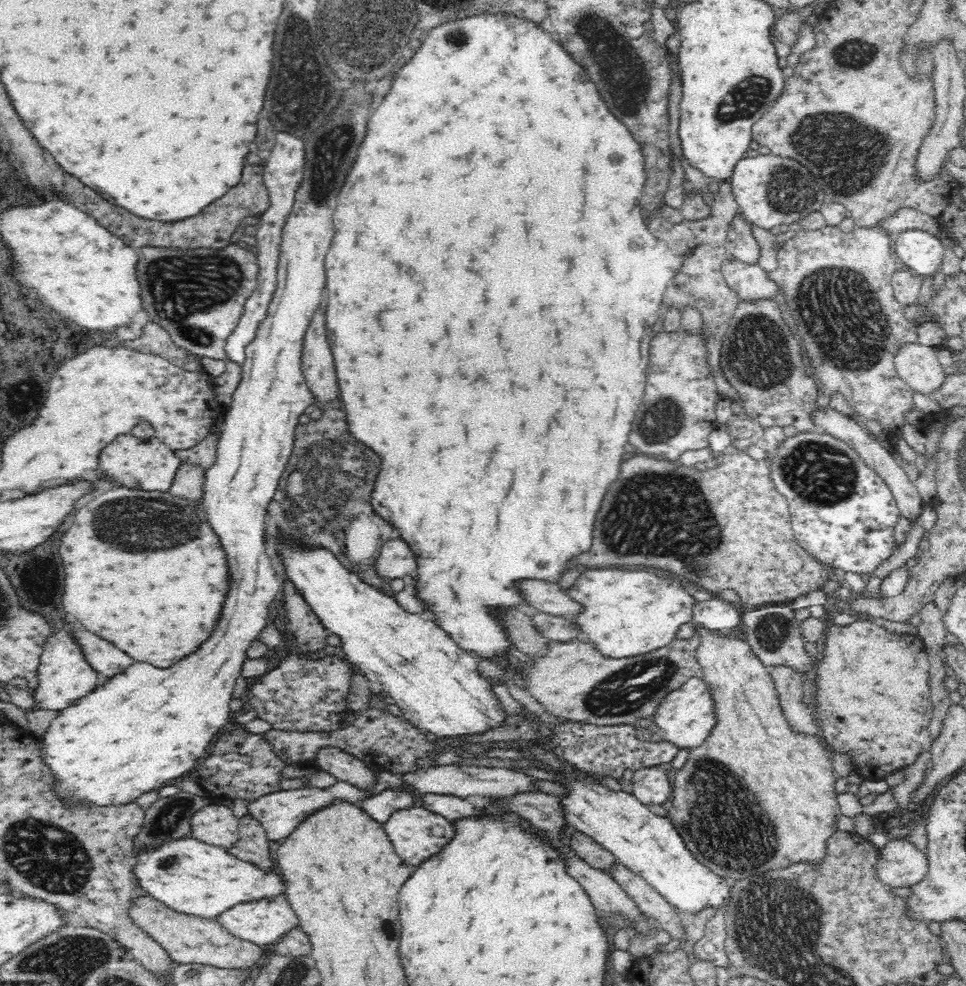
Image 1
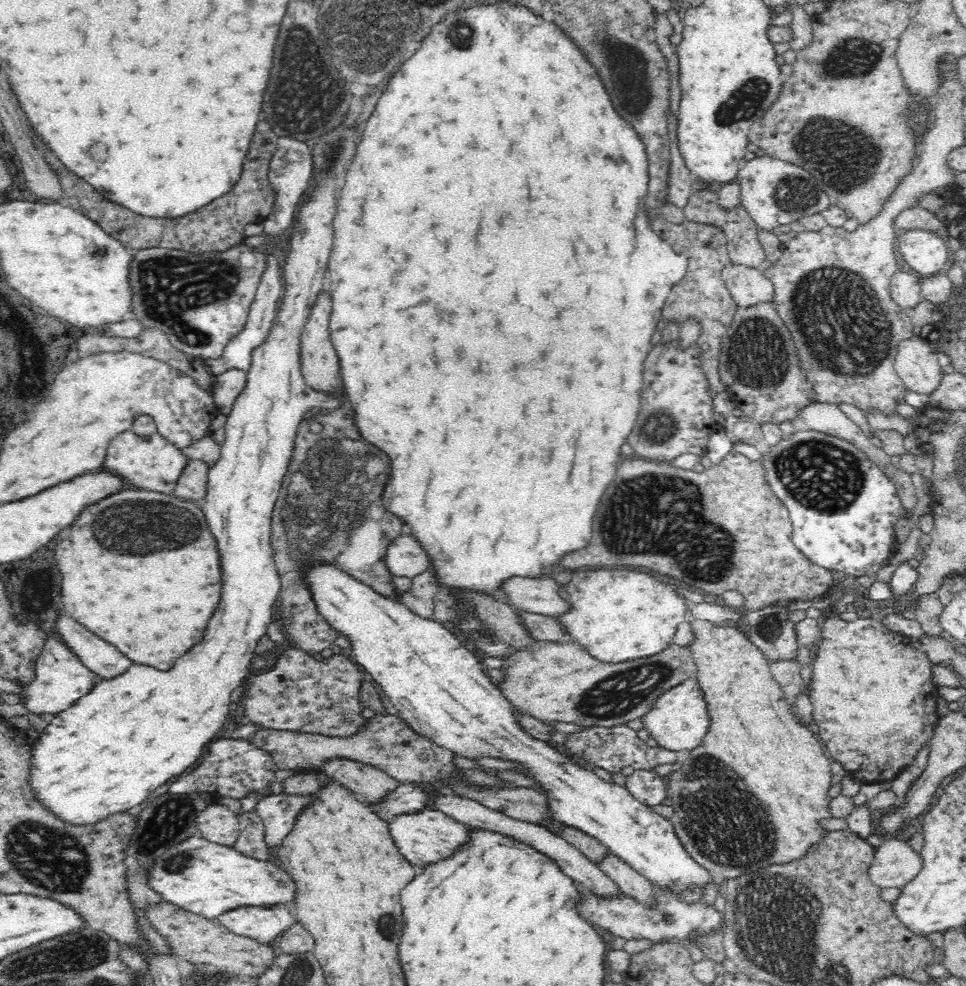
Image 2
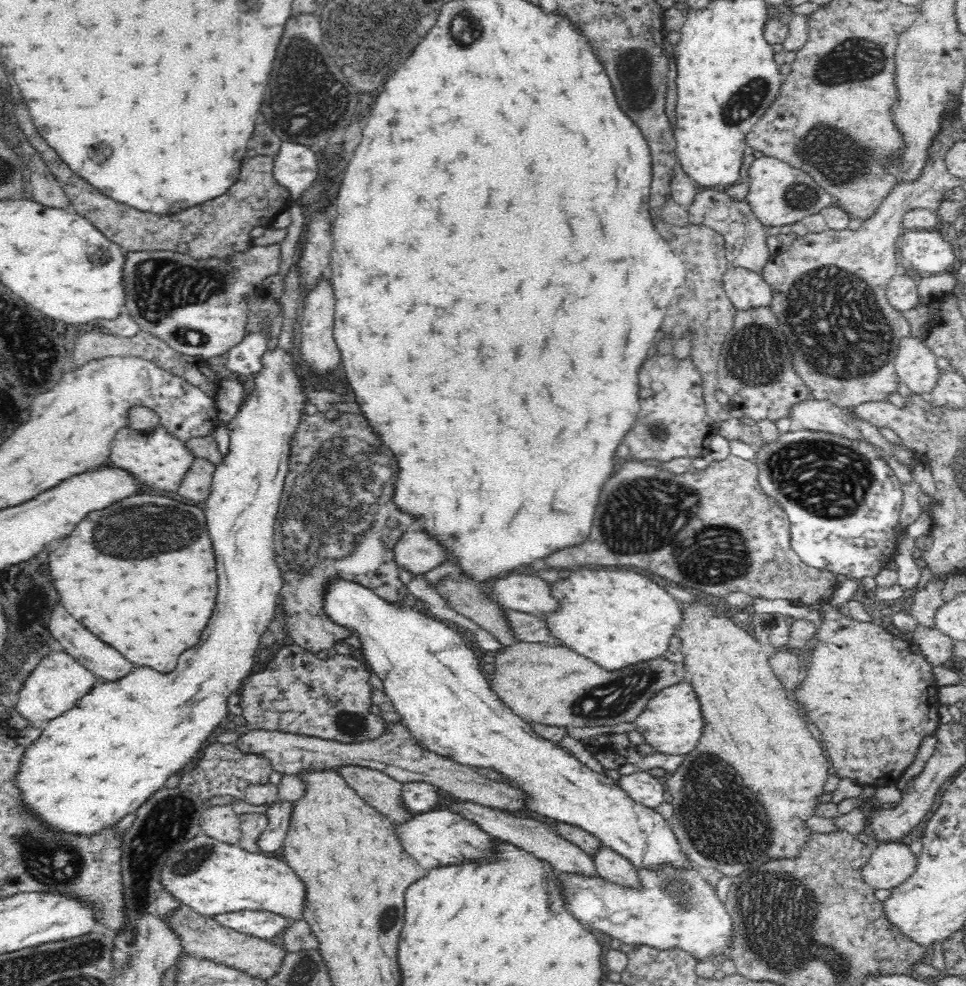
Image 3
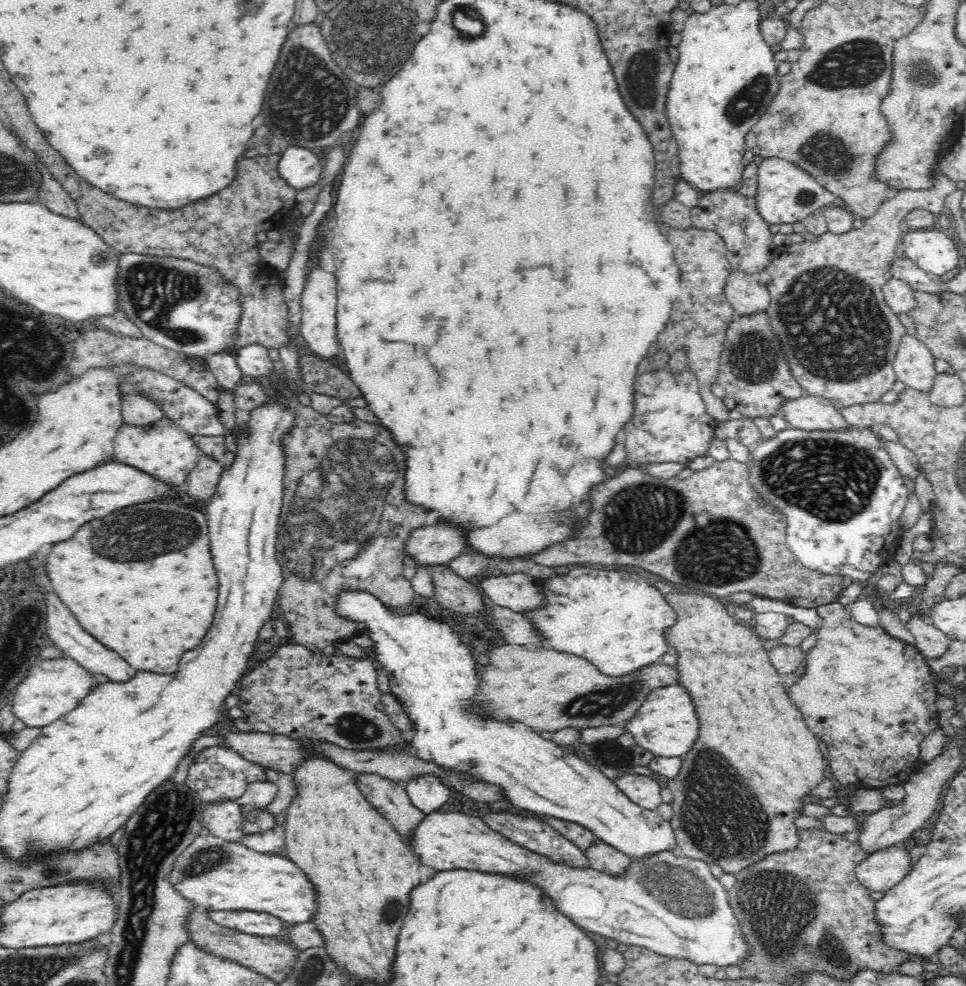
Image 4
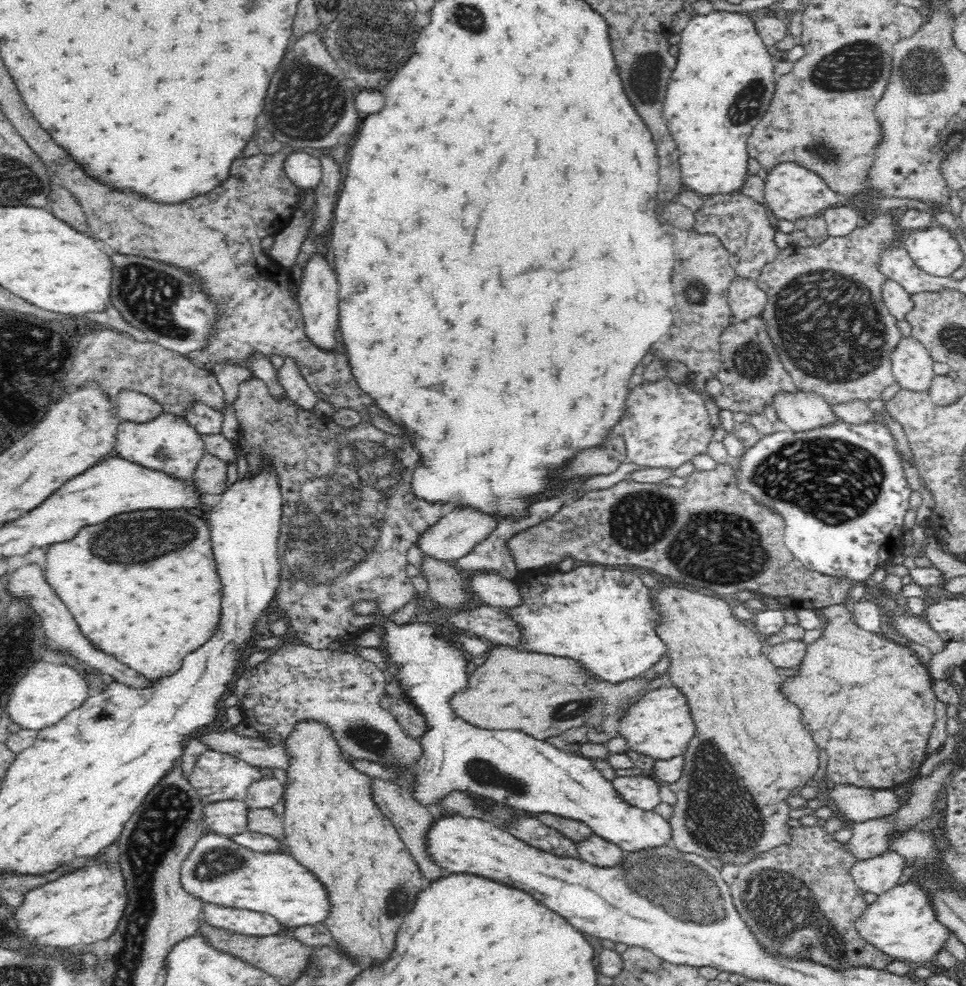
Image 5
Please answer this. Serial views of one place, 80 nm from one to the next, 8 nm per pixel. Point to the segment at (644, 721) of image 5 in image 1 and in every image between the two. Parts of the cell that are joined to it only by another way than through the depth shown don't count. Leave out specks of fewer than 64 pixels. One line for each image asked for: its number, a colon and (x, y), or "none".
1: (686, 716)
2: (679, 720)
3: (672, 722)
4: (667, 724)

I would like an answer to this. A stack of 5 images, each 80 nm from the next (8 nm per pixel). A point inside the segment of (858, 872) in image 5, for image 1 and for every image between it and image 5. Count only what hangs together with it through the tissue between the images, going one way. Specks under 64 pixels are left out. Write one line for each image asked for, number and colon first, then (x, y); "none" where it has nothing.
1: (901, 864)
2: (895, 864)
3: (891, 863)
4: (884, 868)

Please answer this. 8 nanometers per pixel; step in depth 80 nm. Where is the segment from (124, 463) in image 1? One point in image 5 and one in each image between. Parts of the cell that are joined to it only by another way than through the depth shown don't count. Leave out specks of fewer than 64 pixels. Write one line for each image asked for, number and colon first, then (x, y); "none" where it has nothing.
2: (151, 463)
3: (156, 459)
4: (161, 451)
5: (167, 444)

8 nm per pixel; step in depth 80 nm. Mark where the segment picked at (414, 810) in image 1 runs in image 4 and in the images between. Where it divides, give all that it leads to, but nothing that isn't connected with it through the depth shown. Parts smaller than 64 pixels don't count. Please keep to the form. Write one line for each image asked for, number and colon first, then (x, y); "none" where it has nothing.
2: (423, 836)
3: (438, 837)
4: (672, 905)

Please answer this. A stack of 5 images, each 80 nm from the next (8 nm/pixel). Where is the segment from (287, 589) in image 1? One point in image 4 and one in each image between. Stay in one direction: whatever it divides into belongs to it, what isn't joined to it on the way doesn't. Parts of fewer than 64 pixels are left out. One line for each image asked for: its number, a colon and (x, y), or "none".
2: (327, 510)
3: (335, 518)
4: (343, 524)

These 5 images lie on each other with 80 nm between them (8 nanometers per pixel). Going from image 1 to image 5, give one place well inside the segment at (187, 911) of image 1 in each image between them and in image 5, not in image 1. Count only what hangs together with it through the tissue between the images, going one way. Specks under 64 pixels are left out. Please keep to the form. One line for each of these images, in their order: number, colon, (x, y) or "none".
2: (208, 879)
3: (211, 877)
4: (216, 875)
5: (217, 870)

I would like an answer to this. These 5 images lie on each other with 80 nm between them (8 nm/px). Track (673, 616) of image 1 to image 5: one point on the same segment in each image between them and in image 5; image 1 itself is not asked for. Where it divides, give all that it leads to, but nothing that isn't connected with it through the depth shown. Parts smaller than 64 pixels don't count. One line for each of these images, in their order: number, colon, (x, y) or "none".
2: (618, 615)
3: (615, 617)
4: (616, 620)
5: (607, 619)

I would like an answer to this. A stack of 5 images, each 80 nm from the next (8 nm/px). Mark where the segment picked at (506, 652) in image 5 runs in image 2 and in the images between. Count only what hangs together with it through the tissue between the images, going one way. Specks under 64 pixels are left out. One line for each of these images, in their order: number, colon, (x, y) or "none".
2: (553, 682)
3: (552, 684)
4: (549, 690)

